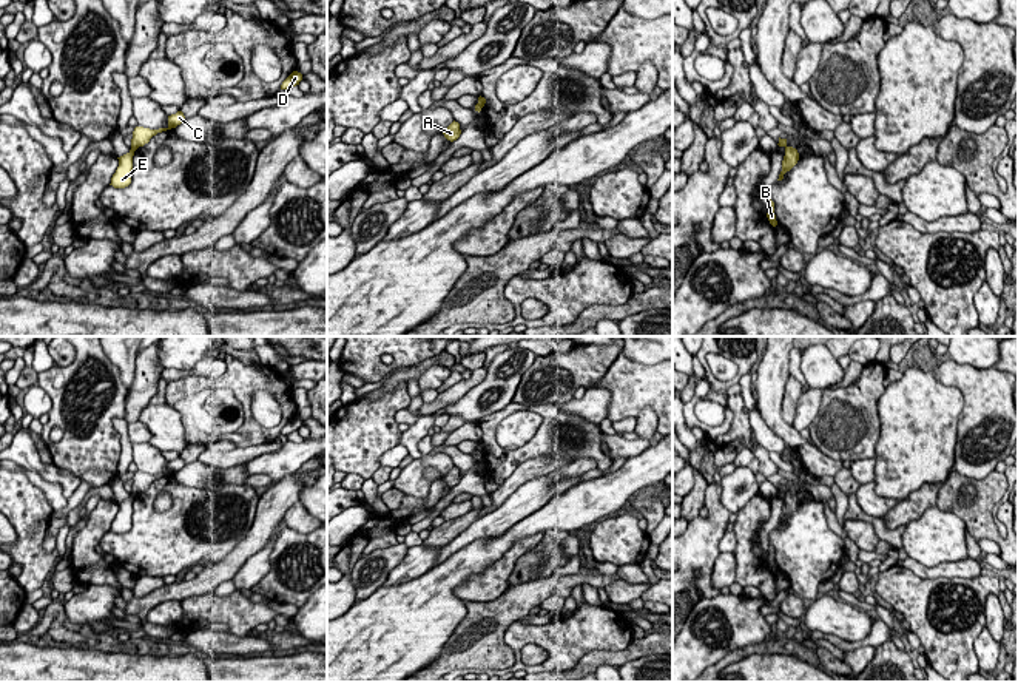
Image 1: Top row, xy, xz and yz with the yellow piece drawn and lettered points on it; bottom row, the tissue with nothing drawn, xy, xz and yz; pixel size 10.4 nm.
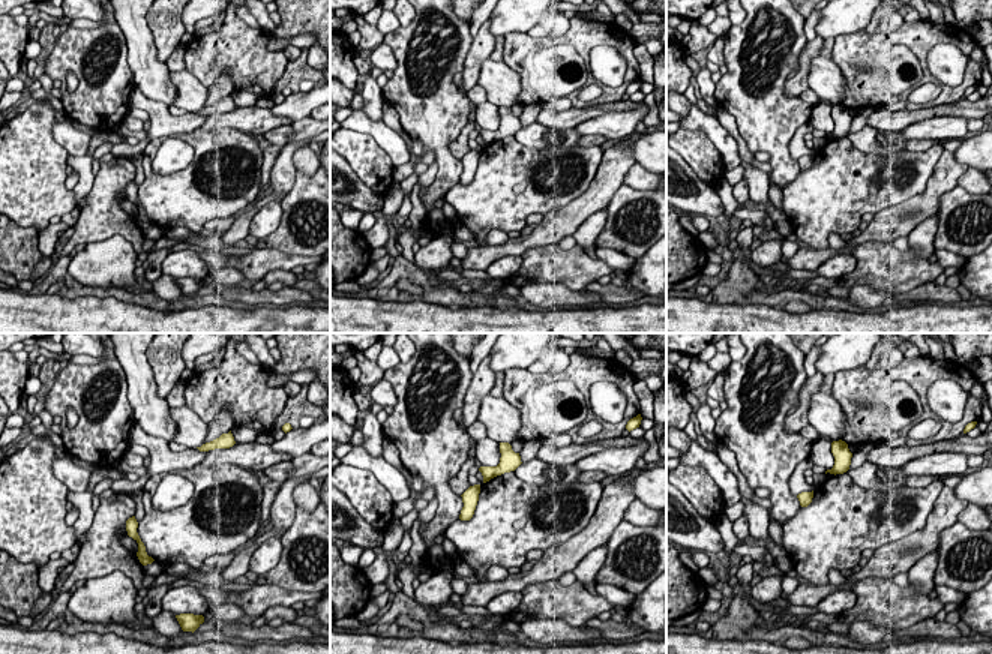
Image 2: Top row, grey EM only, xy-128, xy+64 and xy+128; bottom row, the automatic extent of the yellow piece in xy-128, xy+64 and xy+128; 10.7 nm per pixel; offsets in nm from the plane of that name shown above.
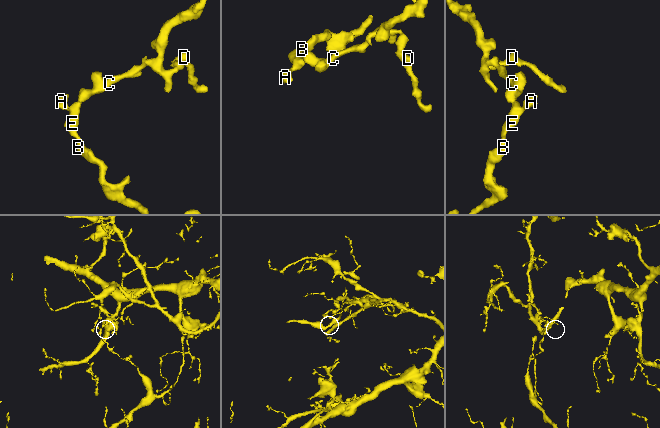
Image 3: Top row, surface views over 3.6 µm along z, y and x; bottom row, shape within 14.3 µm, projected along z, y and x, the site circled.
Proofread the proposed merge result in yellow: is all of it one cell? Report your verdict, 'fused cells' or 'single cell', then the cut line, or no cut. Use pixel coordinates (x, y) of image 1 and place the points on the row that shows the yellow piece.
fused cells; cut in xy along (131, 145), (136, 148)

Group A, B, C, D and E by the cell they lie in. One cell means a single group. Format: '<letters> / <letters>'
A B E / C D

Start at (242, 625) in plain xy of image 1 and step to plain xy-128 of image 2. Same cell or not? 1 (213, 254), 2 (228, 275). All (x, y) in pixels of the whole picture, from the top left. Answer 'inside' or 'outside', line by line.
1: inside
2: outside

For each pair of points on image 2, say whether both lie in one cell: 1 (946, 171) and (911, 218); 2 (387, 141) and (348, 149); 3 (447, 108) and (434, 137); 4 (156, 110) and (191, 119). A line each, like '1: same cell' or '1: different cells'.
1: same cell
2: different cells
3: same cell
4: same cell

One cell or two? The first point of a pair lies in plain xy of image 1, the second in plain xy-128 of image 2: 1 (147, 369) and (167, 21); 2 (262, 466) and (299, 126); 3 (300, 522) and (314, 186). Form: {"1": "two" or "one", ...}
{"1": "one", "2": "two", "3": "two"}

